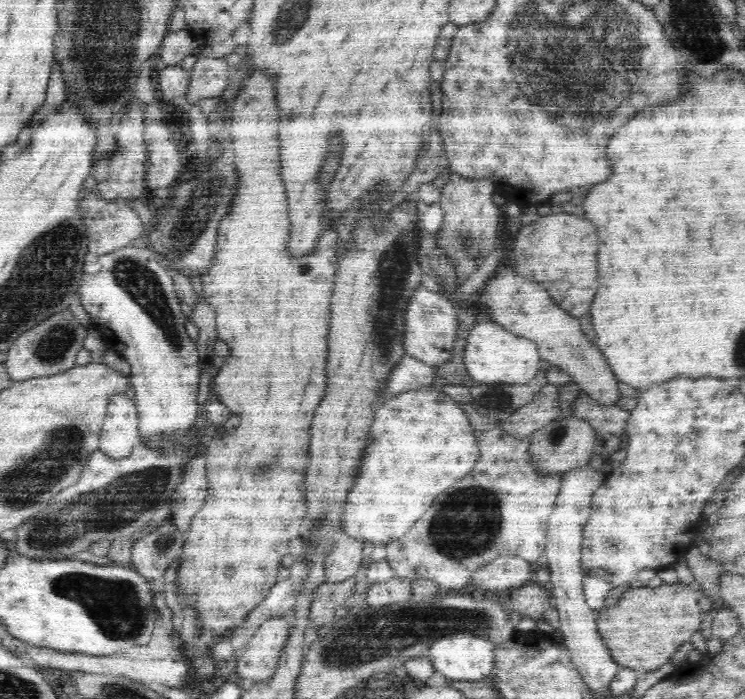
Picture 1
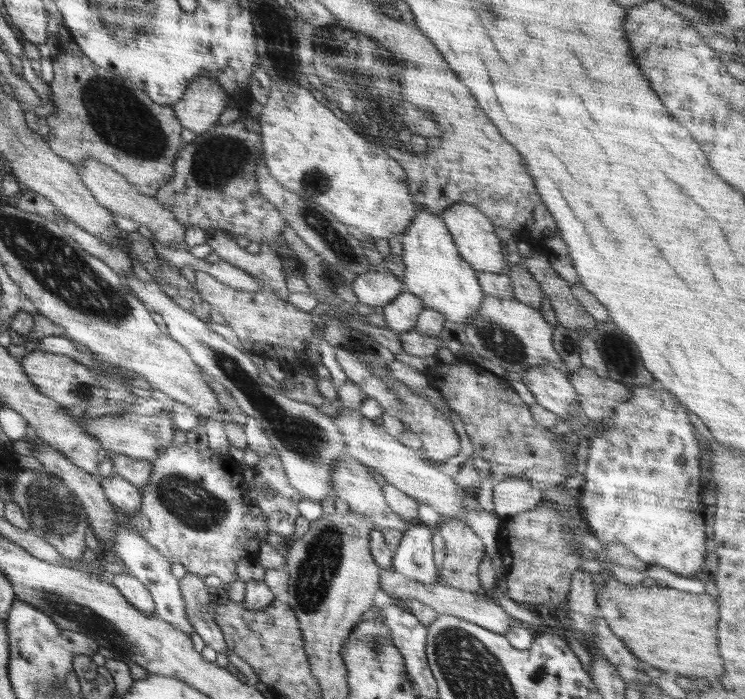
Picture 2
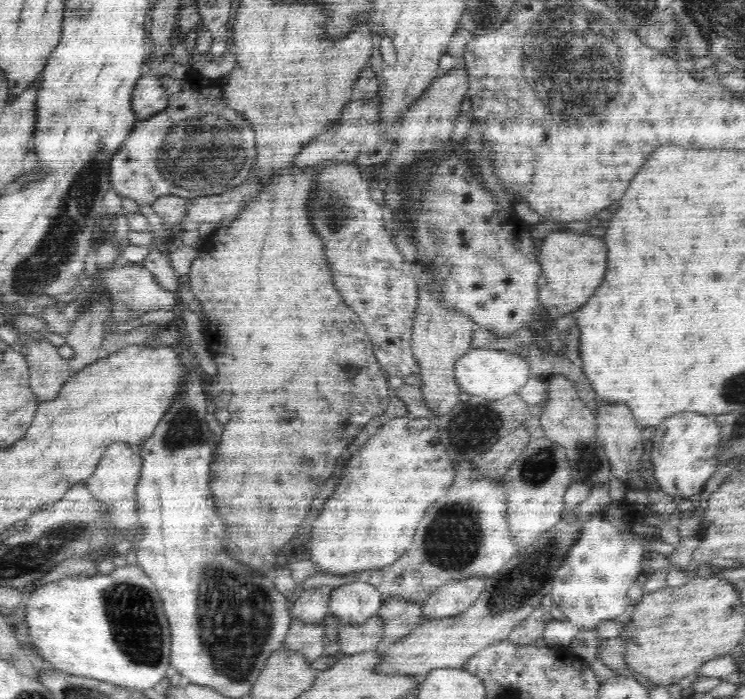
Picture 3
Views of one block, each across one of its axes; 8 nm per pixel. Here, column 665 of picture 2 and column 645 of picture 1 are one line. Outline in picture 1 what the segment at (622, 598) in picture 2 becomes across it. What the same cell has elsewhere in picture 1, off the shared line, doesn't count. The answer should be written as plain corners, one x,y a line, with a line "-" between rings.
667,582
658,588
644,585
641,588
631,588
622,593
615,605
606,608
602,606
598,610
597,629
604,644
611,652
614,662
621,667
644,668
646,671
656,670
666,664
684,642
690,642
690,637
694,632
700,632
703,613
709,611
710,614
714,614
718,604
718,599
711,598
697,586

